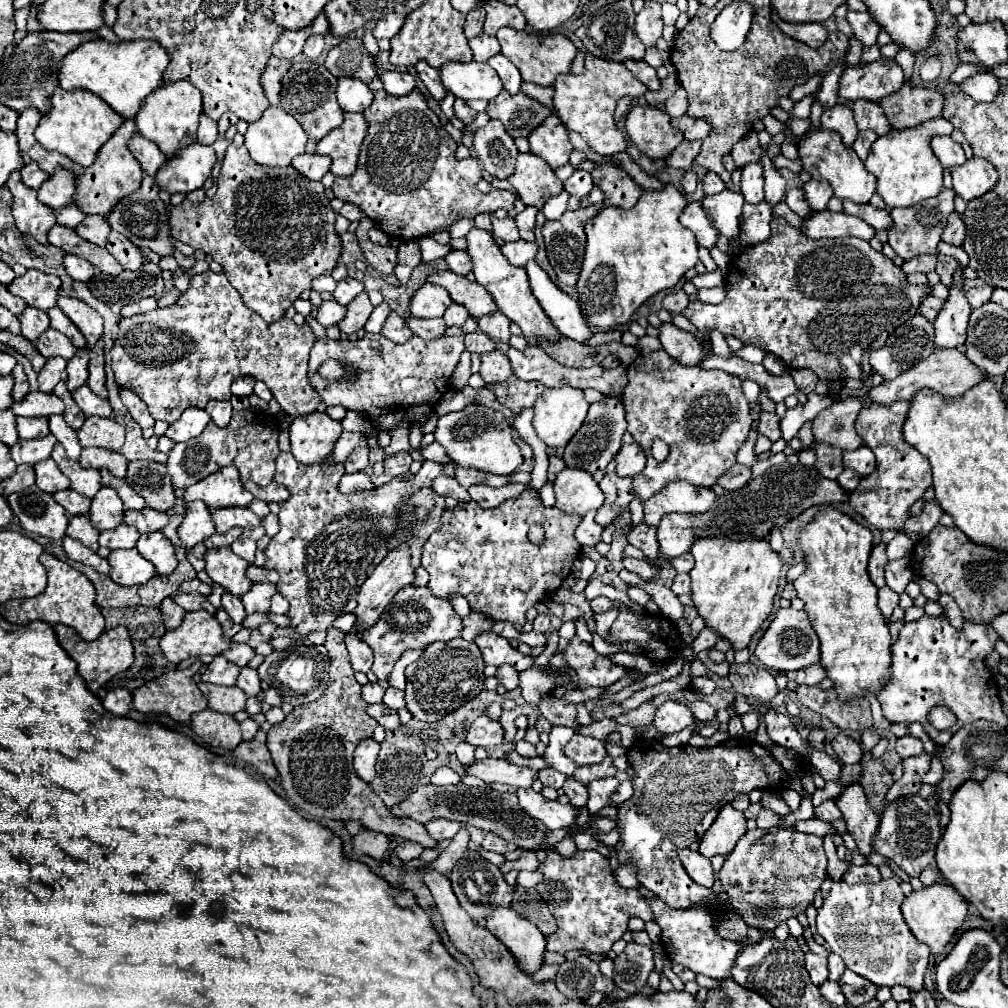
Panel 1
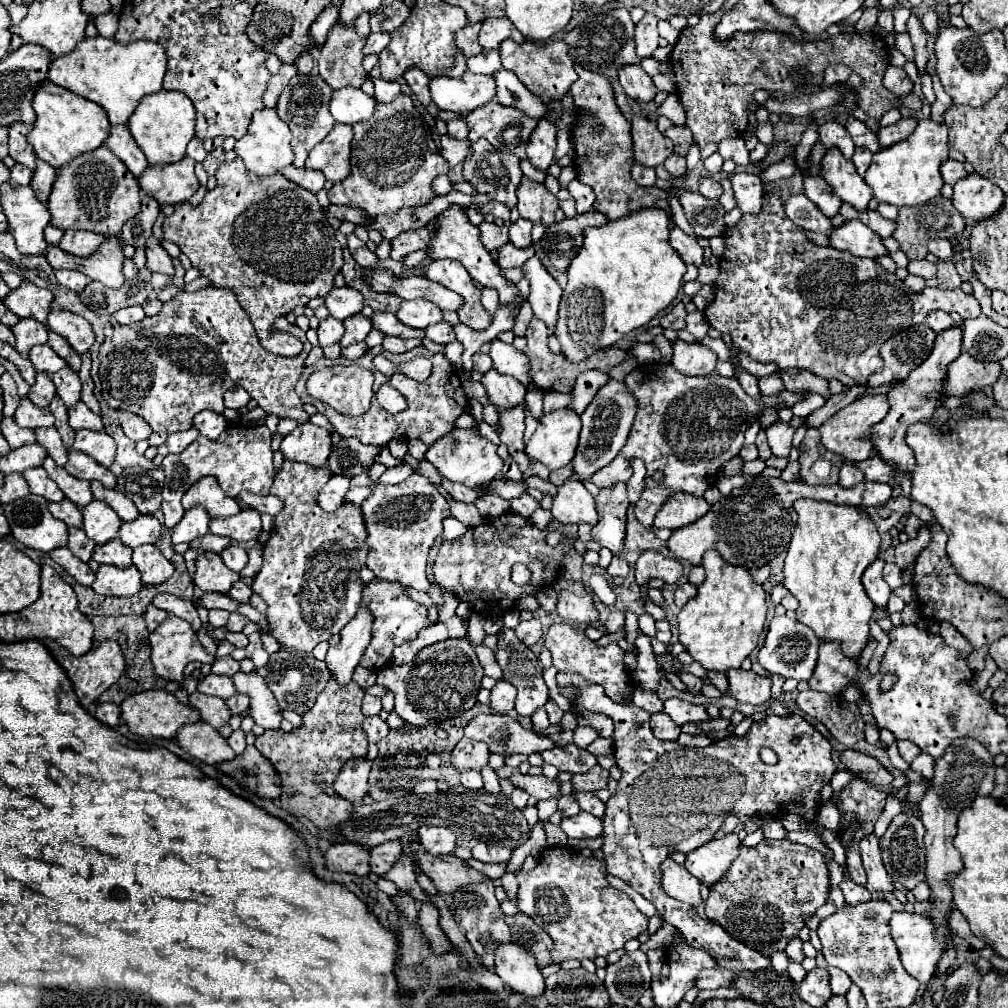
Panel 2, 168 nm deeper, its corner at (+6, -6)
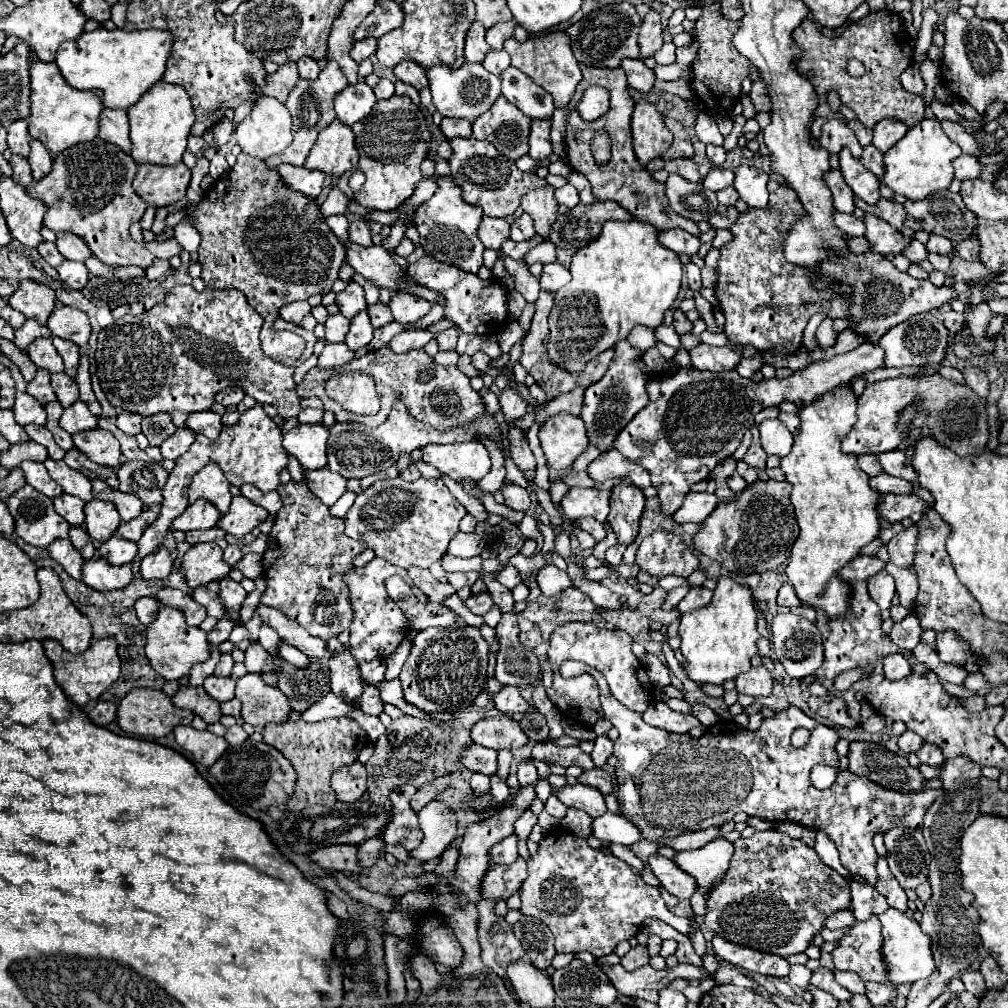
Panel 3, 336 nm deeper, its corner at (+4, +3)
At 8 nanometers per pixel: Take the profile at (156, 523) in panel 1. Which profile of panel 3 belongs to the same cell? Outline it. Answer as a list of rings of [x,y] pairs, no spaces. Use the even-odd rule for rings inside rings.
[[[146,510],[146,512],[142,512],[138,518],[134,518],[134,520],[130,520],[130,522],[120,522],[116,534],[122,536],[124,540],[138,542],[140,536],[142,536],[142,532],[144,532],[154,520],[156,520],[156,512]]]

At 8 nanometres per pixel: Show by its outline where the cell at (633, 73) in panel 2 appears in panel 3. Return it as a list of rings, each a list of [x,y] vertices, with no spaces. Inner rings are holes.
[[[624,58],[622,68],[628,76],[628,86],[638,90],[638,92],[650,92],[654,86],[654,72],[650,68],[644,66],[642,60],[632,60],[632,58]]]

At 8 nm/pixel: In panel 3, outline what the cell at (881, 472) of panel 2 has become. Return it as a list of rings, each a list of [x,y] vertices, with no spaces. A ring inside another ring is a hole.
[[[892,450],[888,454],[878,454],[878,462],[884,464],[884,472],[896,476],[896,478],[902,478],[902,480],[908,480],[908,482],[916,482],[918,478],[918,472],[914,470],[912,462],[906,460],[906,454],[904,450]]]

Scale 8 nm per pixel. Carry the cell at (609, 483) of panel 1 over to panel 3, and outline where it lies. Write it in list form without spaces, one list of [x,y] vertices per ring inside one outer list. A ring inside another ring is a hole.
[[[620,484],[612,490],[612,506],[608,524],[614,528],[618,542],[632,544],[638,536],[640,518],[644,514],[646,498],[640,488],[630,484]]]

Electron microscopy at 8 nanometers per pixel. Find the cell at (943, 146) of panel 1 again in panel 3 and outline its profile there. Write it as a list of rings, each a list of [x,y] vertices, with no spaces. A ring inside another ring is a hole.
[[[968,154],[958,156],[952,164],[954,164],[958,180],[974,180],[974,178],[980,176],[980,172],[984,168],[982,162],[976,156],[968,156]]]

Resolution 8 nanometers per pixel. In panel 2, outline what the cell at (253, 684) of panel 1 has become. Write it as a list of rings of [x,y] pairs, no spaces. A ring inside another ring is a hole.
[[[234,693],[232,697],[226,699],[226,705],[230,707],[232,713],[244,713],[250,705],[250,697],[244,695],[244,693]]]

